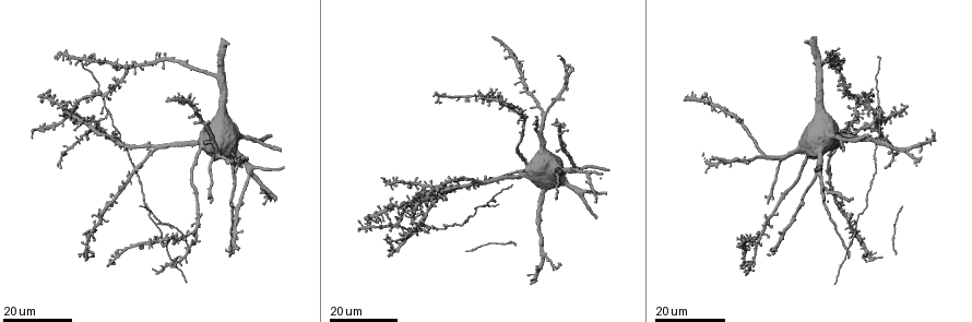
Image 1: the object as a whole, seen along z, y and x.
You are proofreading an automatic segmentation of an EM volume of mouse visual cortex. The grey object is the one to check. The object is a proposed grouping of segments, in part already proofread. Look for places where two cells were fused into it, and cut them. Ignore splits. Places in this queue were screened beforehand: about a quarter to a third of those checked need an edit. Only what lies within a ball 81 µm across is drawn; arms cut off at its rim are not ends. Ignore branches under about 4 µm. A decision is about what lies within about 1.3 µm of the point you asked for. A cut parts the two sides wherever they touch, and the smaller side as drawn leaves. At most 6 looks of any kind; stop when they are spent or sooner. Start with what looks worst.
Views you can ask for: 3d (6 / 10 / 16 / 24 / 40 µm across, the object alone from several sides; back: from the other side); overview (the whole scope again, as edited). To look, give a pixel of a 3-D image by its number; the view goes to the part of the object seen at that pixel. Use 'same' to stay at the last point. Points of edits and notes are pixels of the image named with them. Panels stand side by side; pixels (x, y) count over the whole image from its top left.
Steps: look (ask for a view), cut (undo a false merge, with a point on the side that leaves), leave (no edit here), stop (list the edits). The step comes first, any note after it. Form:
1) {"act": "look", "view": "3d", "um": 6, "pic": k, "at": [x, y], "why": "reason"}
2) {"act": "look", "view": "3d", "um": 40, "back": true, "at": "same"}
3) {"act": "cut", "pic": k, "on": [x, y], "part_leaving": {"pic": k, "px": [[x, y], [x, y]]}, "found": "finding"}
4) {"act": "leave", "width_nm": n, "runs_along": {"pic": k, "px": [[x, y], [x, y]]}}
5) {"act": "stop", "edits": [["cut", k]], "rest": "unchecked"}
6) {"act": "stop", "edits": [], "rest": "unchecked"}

{"act": "look", "view": "3d", "um": 16, "pic": 1, "at": [481, 205], "why": "three-way junction"}

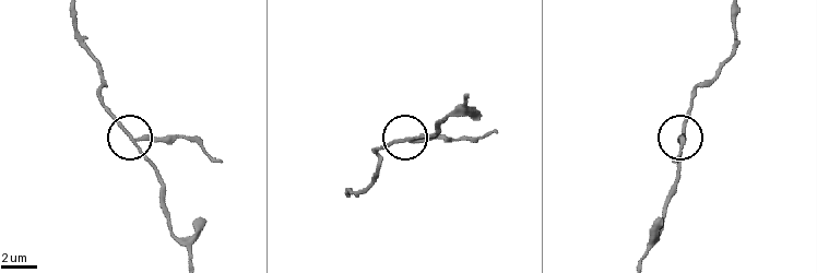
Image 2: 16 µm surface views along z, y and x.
{"act": "look", "view": "3d", "um": 10, "pic": 2, "at": [414, 141]}

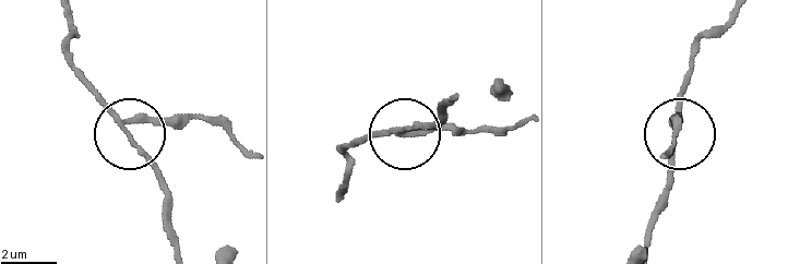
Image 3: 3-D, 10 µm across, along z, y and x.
{"act": "cut", "pic": 3, "on": [167, 121], "width_nm": 190, "part_leaving": {"pic": 3, "px": [[126, 123], [207, 116], [242, 144]]}, "found": "two cells meet here"}

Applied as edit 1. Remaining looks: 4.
{"act": "look", "view": "overview"}

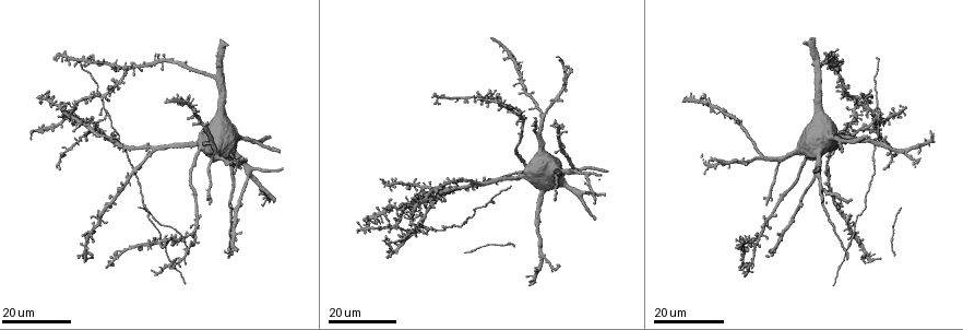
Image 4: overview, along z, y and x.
{"act": "look", "view": "3d", "um": 16, "pic": 4, "at": [878, 114], "why": "three-way junction"}

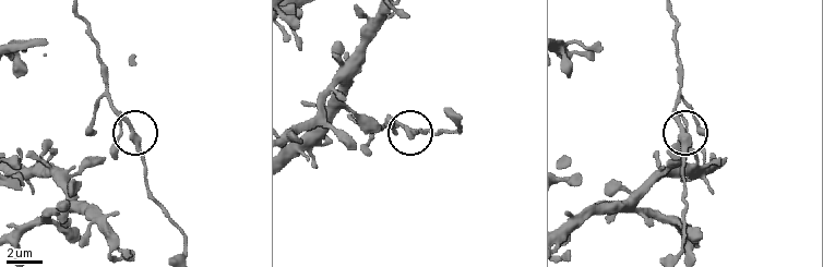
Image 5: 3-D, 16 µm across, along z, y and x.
{"act": "look", "view": "3d", "um": 10, "pic": 5, "at": [128, 124], "why": "closer look"}

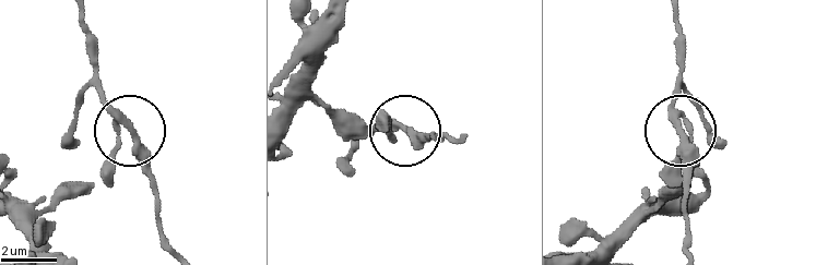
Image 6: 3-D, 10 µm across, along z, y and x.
{"act": "leave", "arms": 3, "found": "all the same cell"}

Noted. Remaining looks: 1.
{"act": "stop", "edits": [["cut", 3]], "rest": "unchecked"}

